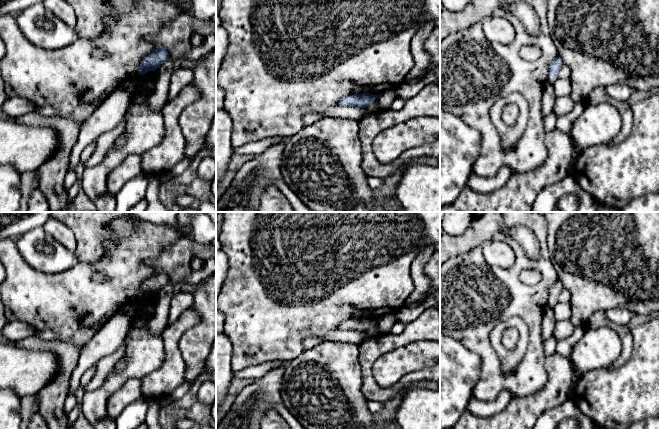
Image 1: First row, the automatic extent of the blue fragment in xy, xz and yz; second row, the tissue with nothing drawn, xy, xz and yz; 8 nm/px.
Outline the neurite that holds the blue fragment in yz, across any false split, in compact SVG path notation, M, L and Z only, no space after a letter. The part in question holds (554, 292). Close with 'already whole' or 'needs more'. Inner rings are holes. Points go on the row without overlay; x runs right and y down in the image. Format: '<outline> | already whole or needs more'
M557 281L555 285L553 285L549 289L549 298L548 298L548 306L553 309L555 305L559 302L559 295L563 289L563 285L560 281Z | needs more

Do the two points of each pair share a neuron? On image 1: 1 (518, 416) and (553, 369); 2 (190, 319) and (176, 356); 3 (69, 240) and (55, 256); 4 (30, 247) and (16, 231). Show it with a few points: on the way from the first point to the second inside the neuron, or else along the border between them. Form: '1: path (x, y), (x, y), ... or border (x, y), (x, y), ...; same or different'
1: path (531, 407), (553, 385), (553, 382); same
2: path (180, 327), (173, 334), (173, 346); same
3: border (45, 231), (73, 253); different
4: border (42, 227), (30, 229), (17, 239); different

